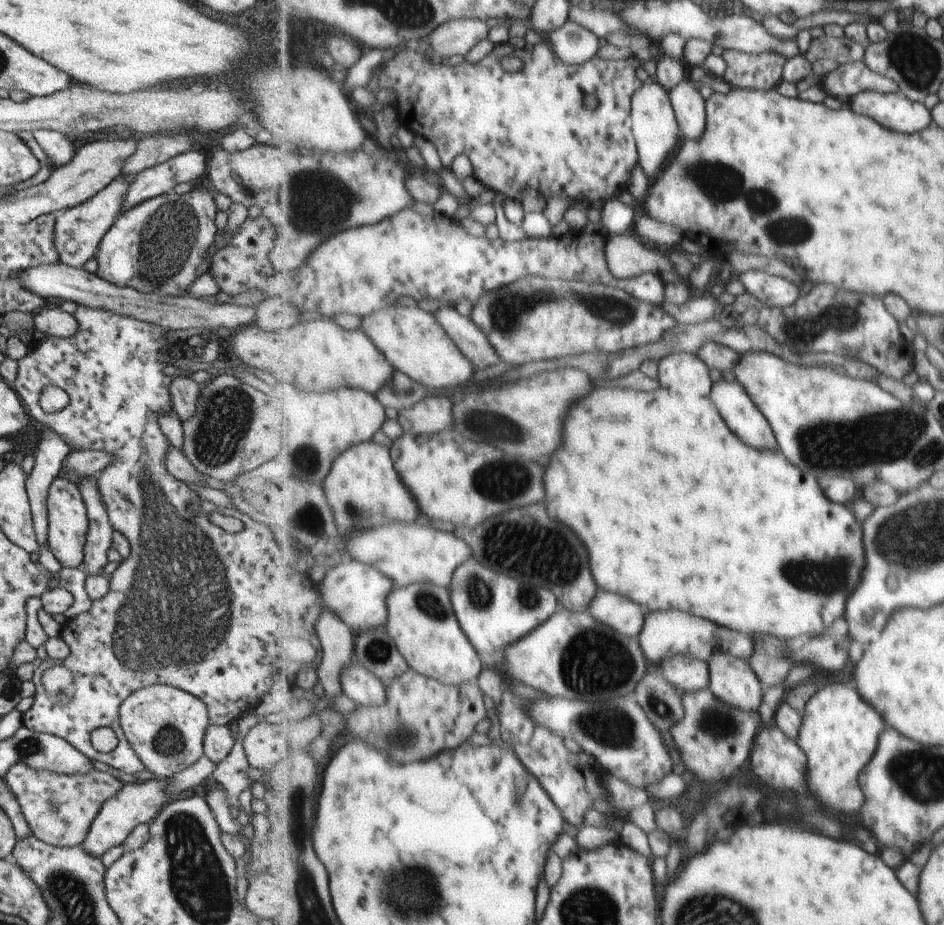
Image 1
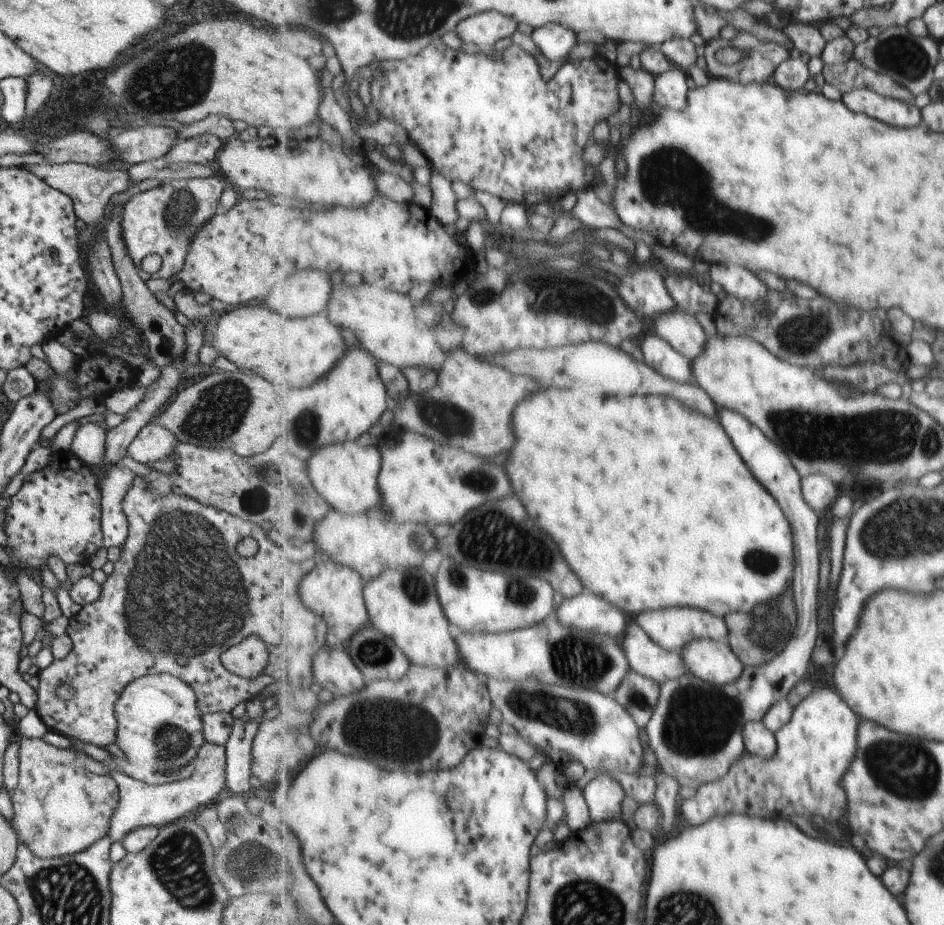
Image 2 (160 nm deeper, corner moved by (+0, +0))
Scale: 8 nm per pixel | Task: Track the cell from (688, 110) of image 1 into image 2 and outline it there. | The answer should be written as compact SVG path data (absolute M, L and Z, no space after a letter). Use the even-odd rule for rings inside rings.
M674 66L667 70L667 74L655 77L655 102L661 108L675 108L683 110L687 108L689 98L688 73Z

